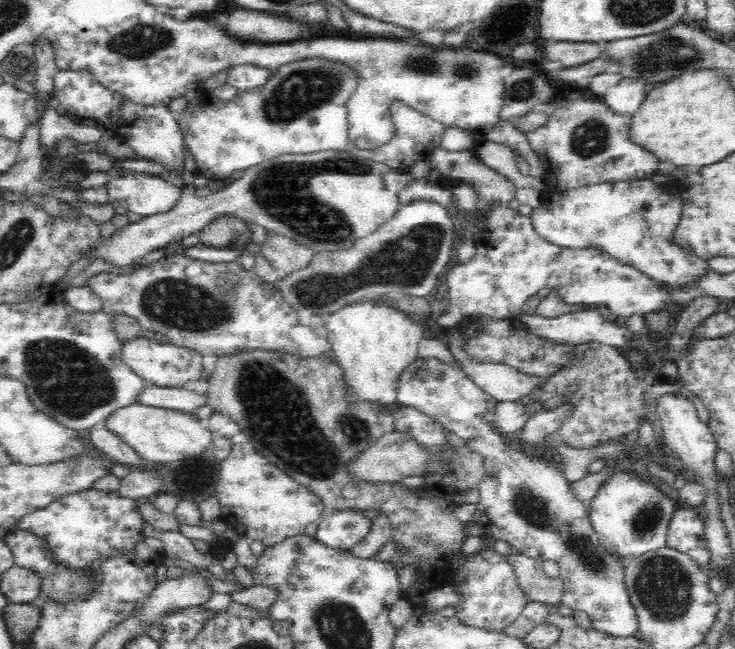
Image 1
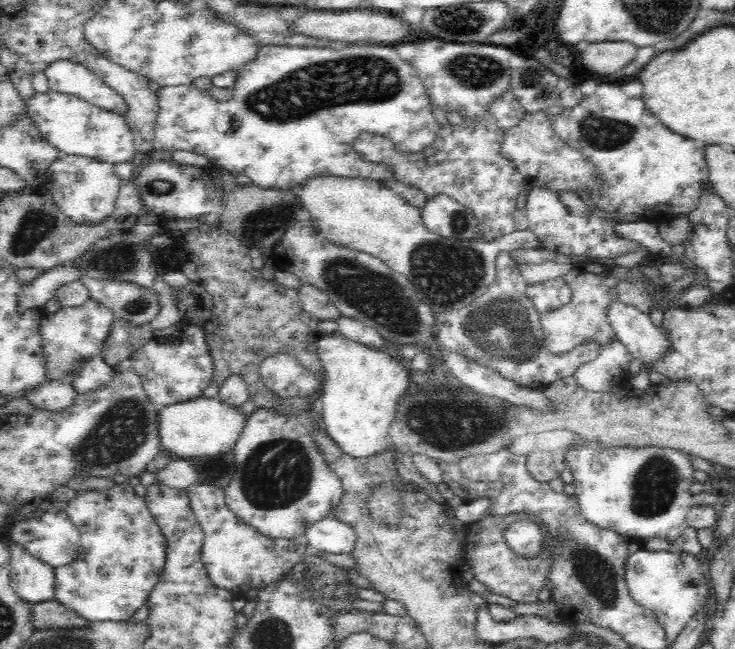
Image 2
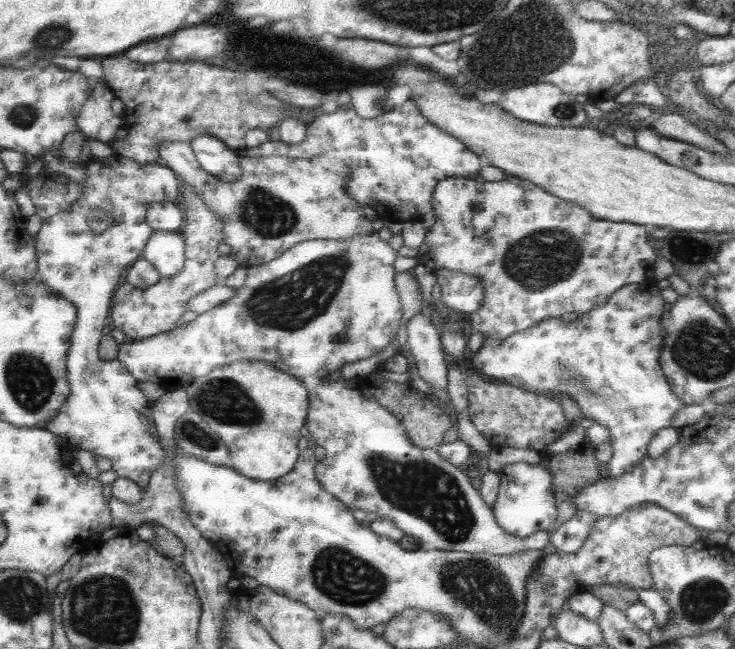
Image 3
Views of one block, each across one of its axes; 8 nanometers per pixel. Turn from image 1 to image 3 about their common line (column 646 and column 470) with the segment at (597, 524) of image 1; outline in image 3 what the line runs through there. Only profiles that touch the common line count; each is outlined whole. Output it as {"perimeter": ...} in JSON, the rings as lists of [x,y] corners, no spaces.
{"perimeter":[[[322,378],[315,388],[311,388],[311,390],[308,391],[308,409],[304,425],[308,432],[307,439],[311,442],[315,442],[317,446],[321,446],[323,452],[325,452],[323,459],[317,462],[316,468],[314,468],[316,479],[322,486],[324,495],[331,495],[333,498],[340,500],[351,511],[361,510],[361,512],[365,512],[366,514],[371,512],[371,514],[375,514],[377,517],[381,516],[381,518],[389,519],[395,528],[401,529],[404,535],[407,534],[407,536],[412,536],[421,544],[421,548],[425,550],[437,549],[442,551],[450,550],[470,553],[484,552],[497,556],[505,556],[517,554],[521,551],[541,551],[548,543],[548,532],[546,530],[533,532],[533,534],[530,534],[527,538],[519,538],[501,530],[494,520],[491,508],[484,503],[484,500],[481,500],[478,490],[473,488],[471,483],[469,483],[469,479],[463,470],[459,470],[458,467],[445,462],[445,460],[439,456],[435,448],[420,449],[418,446],[415,446],[409,440],[404,426],[398,422],[396,416],[393,416],[391,412],[387,412],[387,409],[380,406],[378,401],[373,399],[371,395],[368,395],[365,391],[350,388],[347,385],[347,380],[343,378],[334,382],[327,378]]]}

